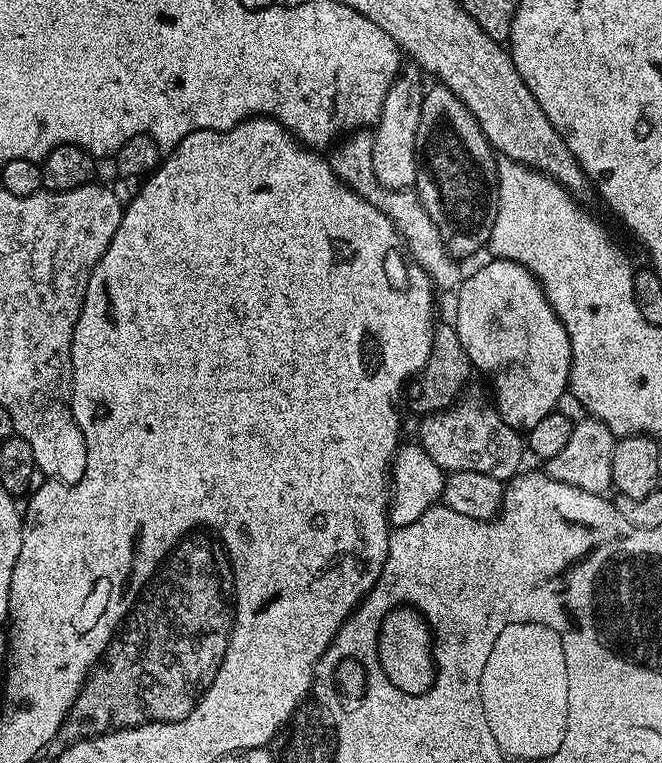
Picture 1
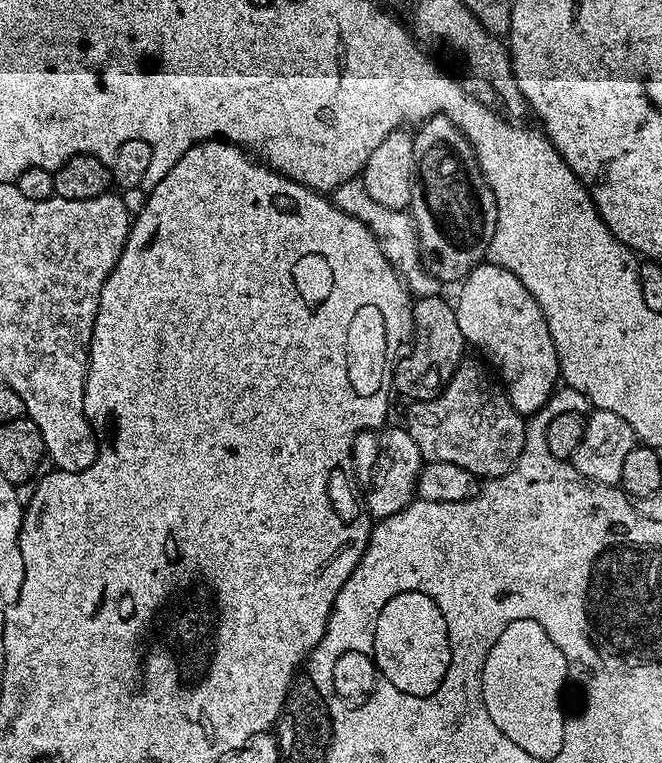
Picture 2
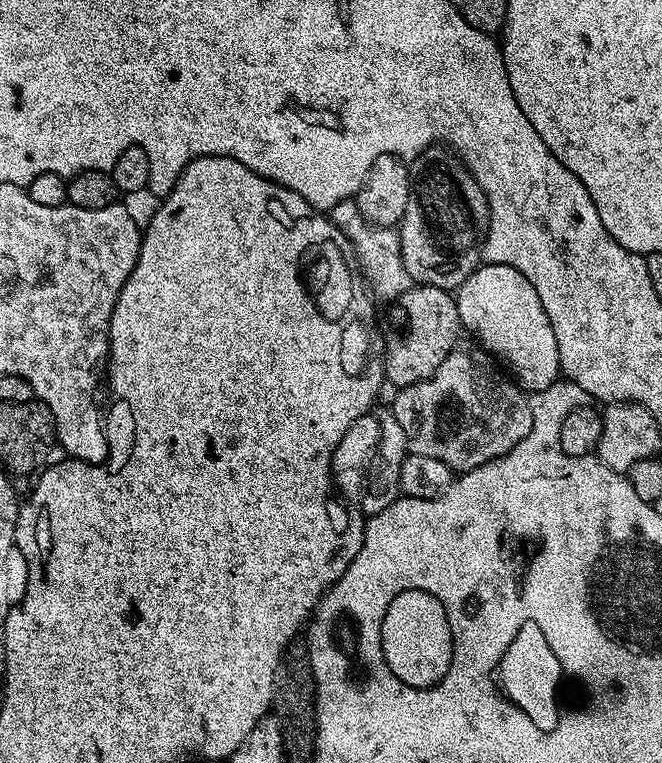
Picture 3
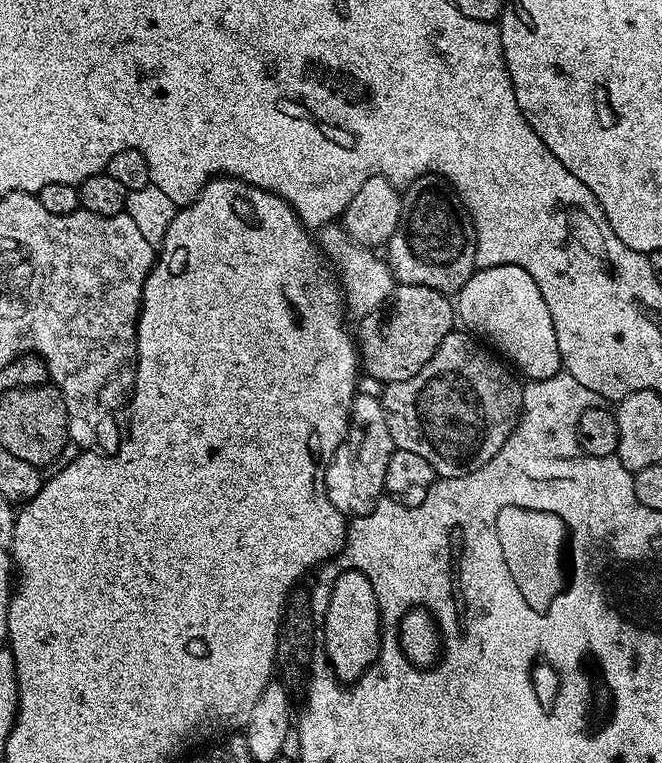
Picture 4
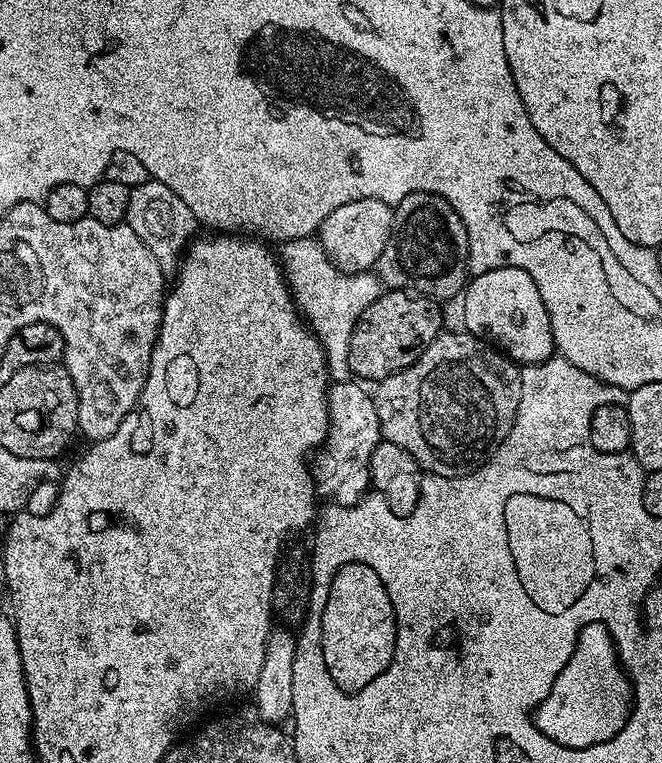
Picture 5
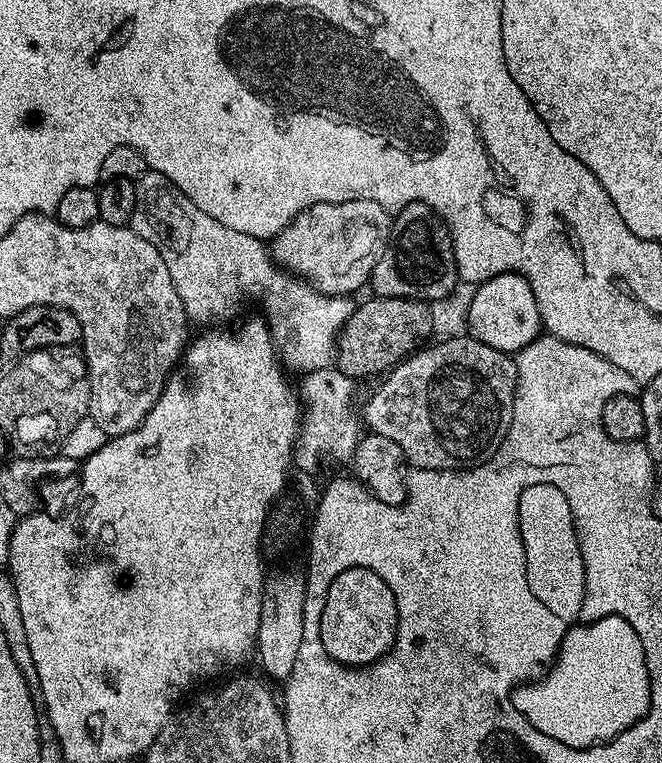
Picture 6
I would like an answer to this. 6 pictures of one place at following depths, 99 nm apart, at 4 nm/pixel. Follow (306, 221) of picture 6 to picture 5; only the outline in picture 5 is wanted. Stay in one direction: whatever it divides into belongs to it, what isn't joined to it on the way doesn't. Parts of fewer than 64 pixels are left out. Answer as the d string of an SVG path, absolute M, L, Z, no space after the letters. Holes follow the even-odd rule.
M377 200L346 202L322 222L318 239L326 254L343 272L366 272L380 263L382 250L392 233L393 205Z

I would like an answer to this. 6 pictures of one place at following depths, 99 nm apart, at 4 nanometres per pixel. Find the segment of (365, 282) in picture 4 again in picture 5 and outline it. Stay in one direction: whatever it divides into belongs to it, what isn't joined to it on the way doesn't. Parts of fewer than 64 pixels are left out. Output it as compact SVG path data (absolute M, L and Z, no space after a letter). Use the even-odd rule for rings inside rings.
M315 235L297 240L285 240L279 245L278 259L292 294L296 310L324 345L324 357L328 363L328 374L333 381L349 379L348 359L350 358L350 338L358 318L367 310L382 291L382 281L375 271L343 272L328 257Z

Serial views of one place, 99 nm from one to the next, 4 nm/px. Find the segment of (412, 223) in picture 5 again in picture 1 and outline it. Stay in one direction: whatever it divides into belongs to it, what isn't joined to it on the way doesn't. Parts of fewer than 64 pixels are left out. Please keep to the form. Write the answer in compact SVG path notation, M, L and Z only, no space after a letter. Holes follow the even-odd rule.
M443 86L429 87L424 94L422 114L418 118L418 134L416 135L416 183L414 191L420 197L422 206L426 206L426 214L430 214L434 226L438 226L438 234L442 234L442 242L449 256L465 258L472 256L479 248L483 249L490 238L490 230L496 221L496 165L497 157L488 139L482 134L474 114L464 103Z

